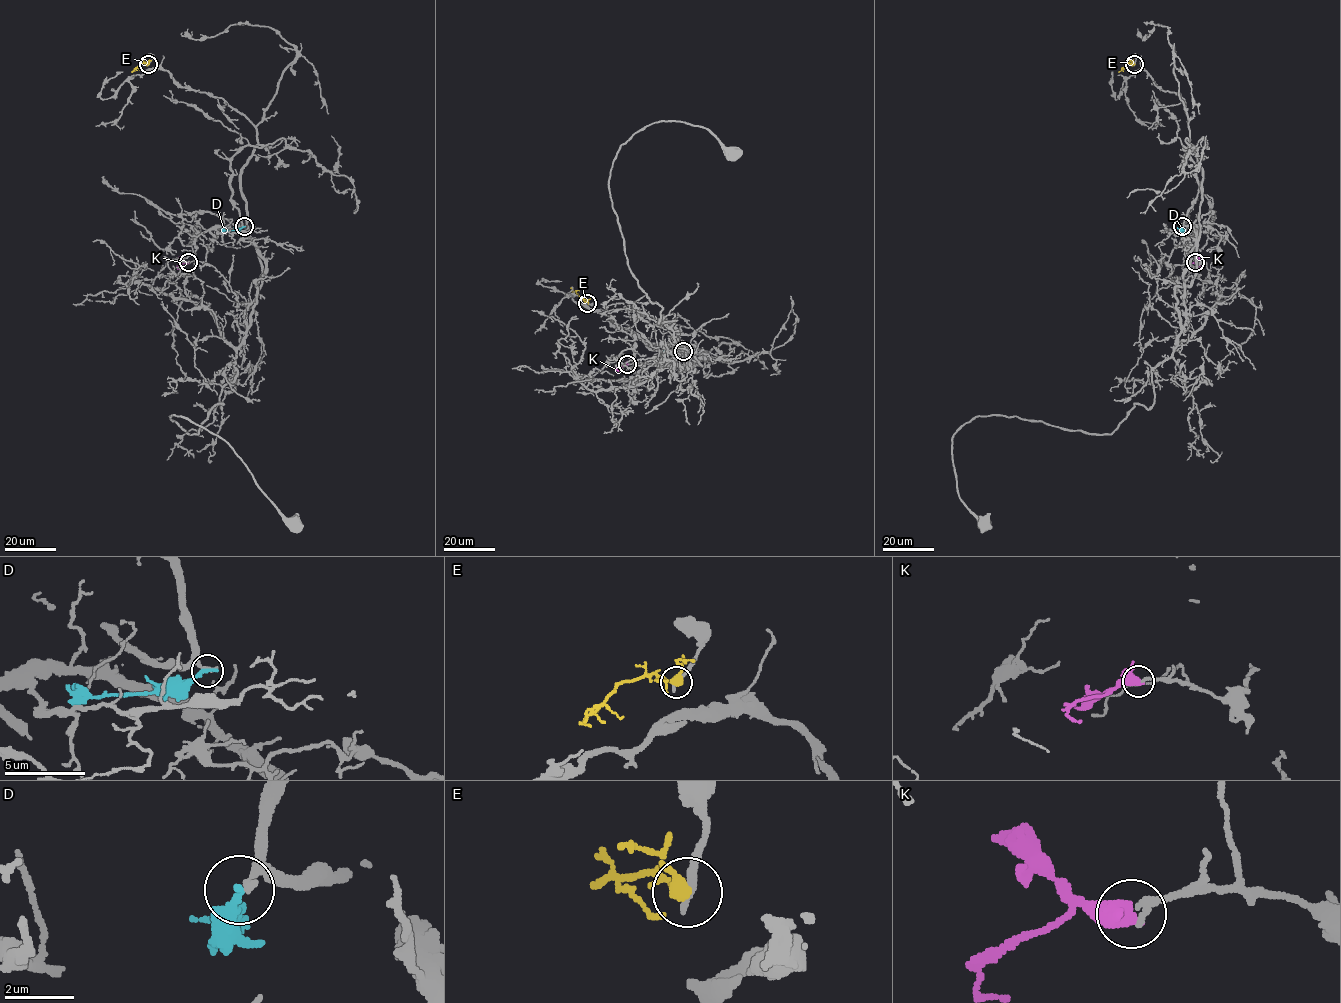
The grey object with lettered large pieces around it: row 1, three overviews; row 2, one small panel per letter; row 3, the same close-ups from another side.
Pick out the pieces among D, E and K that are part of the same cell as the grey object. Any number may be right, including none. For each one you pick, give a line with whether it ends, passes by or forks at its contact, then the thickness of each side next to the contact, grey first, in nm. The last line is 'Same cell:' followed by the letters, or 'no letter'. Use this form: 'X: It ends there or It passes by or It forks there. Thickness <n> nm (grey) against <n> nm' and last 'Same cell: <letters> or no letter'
Same cell: no letter

